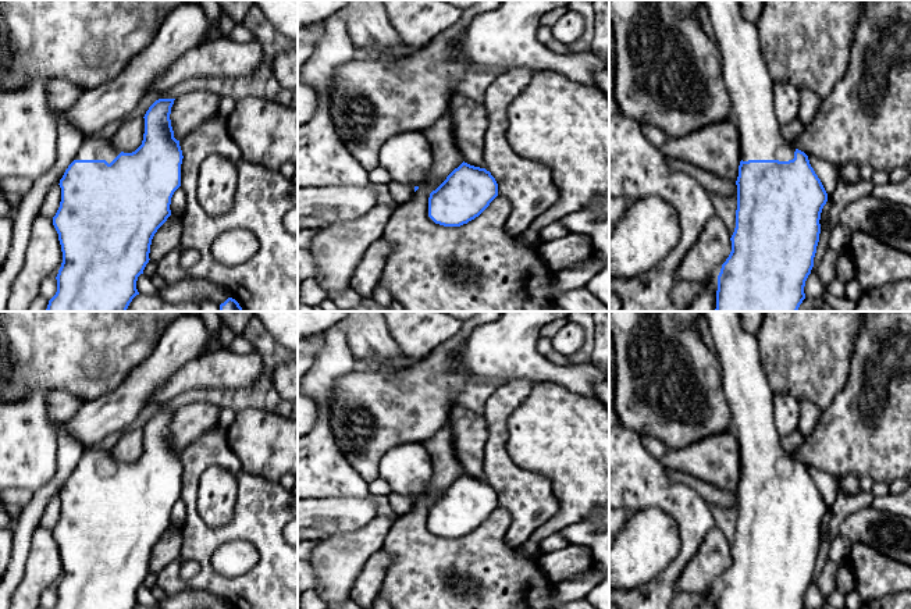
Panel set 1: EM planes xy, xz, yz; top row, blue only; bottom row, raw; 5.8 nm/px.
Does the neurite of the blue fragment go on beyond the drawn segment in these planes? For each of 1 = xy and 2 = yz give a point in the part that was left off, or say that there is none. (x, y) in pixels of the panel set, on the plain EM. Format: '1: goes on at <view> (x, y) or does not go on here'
1: goes on at xy (93, 459)
2: goes on at yz (746, 387)

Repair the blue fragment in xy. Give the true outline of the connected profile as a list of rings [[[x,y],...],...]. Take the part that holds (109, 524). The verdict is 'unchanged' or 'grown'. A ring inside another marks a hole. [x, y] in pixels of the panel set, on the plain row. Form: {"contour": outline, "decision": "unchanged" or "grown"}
{"contour": [[[175,410],[156,412],[145,425],[142,456],[132,464],[115,460],[110,450],[97,445],[83,448],[75,471],[60,491],[61,513],[53,528],[63,563],[63,574],[56,588],[57,603],[53,609],[135,609],[136,592],[149,574],[150,556],[157,541],[171,527],[174,503],[181,498],[182,462],[174,449],[171,419]]], "decision": "grown"}

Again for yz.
{"contour": [[[701,311],[711,330],[715,353],[722,366],[722,389],[729,403],[732,430],[739,441],[740,477],[736,539],[732,563],[718,587],[716,609],[805,609],[804,598],[814,578],[821,545],[821,524],[828,505],[809,476],[808,467],[789,455],[773,427],[773,392],[764,371],[758,338],[741,325],[740,311]]], "decision": "grown"}

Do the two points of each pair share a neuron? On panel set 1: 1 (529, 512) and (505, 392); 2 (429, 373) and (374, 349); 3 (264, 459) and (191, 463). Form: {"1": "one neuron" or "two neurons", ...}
{"1": "one neuron", "2": "two neurons", "3": "two neurons"}

